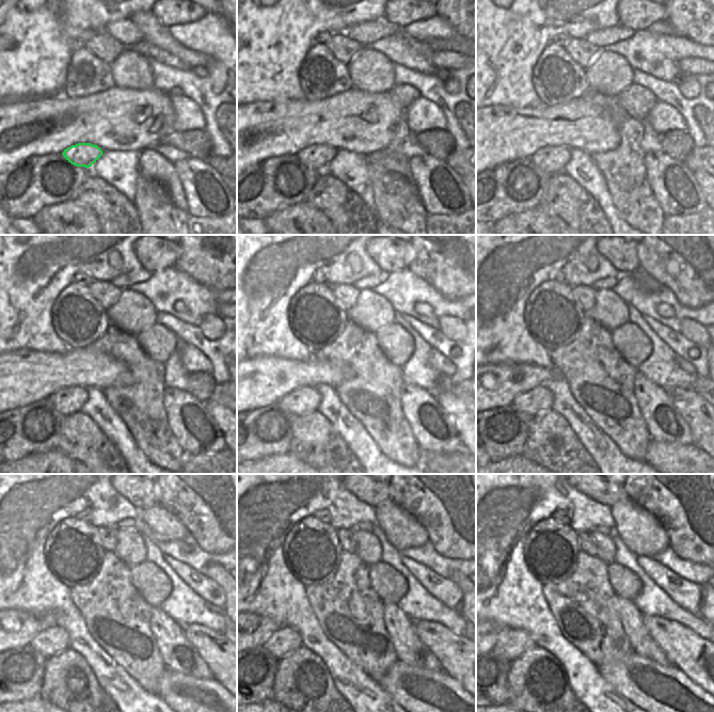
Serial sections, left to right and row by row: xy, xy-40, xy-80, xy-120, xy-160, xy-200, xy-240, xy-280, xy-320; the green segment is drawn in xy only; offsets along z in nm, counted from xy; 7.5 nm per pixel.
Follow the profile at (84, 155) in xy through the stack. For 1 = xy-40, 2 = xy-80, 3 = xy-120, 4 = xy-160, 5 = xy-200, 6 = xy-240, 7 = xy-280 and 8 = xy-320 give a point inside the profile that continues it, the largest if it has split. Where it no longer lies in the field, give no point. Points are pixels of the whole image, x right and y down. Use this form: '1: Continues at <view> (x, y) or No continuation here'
1: Continues at xy-40 (317, 157)
2: Continues at xy-80 (551, 160)
3: Continues at xy-120 (69, 399)
4: Continues at xy-160 (305, 399)
5: Continues at xy-200 (539, 399)
6: Continues at xy-240 (51, 641)
7: Continues at xy-280 (285, 641)
8: Continues at xy-320 (511, 644).

